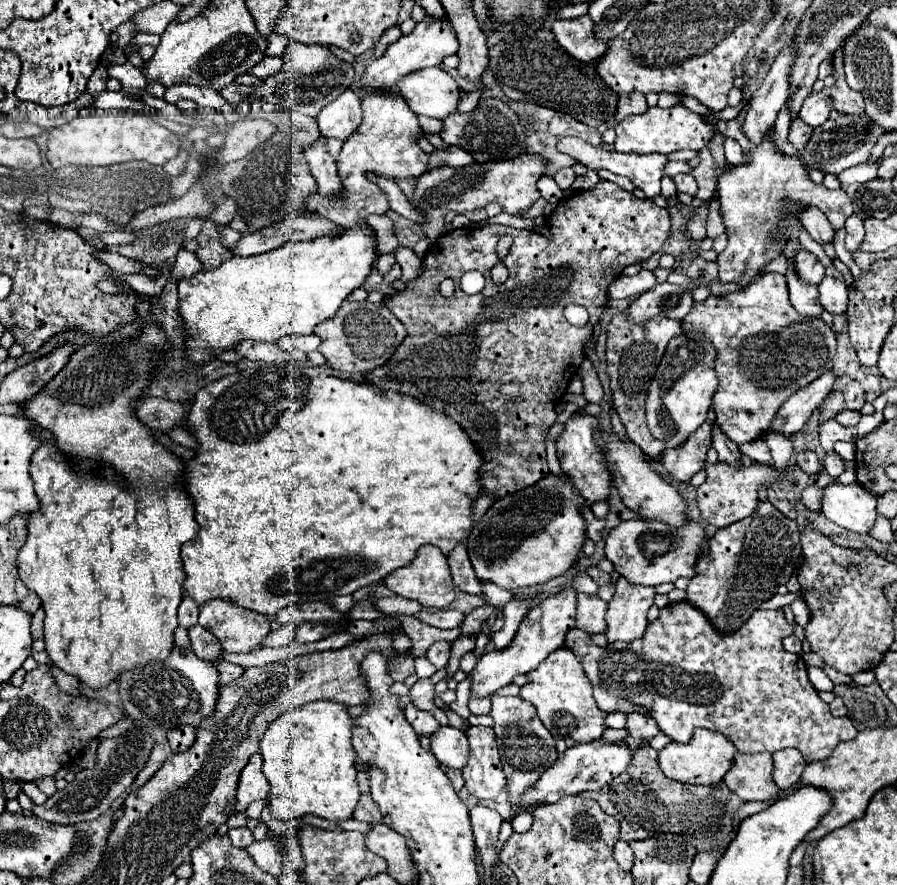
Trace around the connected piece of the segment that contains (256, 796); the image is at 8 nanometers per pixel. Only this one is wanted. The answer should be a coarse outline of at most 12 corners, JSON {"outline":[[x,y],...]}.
{"outline":[[251,756],[237,788],[235,812],[269,796],[261,756]]}

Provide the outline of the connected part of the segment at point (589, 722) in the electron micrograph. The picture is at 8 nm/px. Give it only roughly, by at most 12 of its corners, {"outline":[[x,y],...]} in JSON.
{"outline":[[569,648],[527,672],[519,698],[557,740],[601,738],[605,712]]}

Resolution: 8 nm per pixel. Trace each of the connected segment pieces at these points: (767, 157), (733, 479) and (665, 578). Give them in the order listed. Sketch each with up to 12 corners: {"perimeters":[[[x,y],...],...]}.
{"perimeters":[[[735,138],[751,162],[725,170],[729,242],[721,284],[747,286],[819,206],[835,230],[845,190],[809,180],[799,158]],[[707,464],[701,516],[725,528],[755,512],[757,488],[787,470]],[[629,520],[605,556],[631,584],[695,576],[705,530]]]}

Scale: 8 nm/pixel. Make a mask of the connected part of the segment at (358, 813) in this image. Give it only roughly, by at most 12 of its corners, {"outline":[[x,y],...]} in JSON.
{"outline":[[363,794],[353,818],[379,824],[383,820],[377,804]]}

